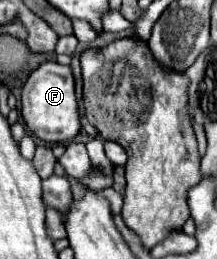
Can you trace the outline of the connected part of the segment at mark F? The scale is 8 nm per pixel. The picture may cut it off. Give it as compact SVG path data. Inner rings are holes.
M47 61L31 71L21 91L21 117L37 139L45 143L69 143L79 133L79 107L71 67Z

